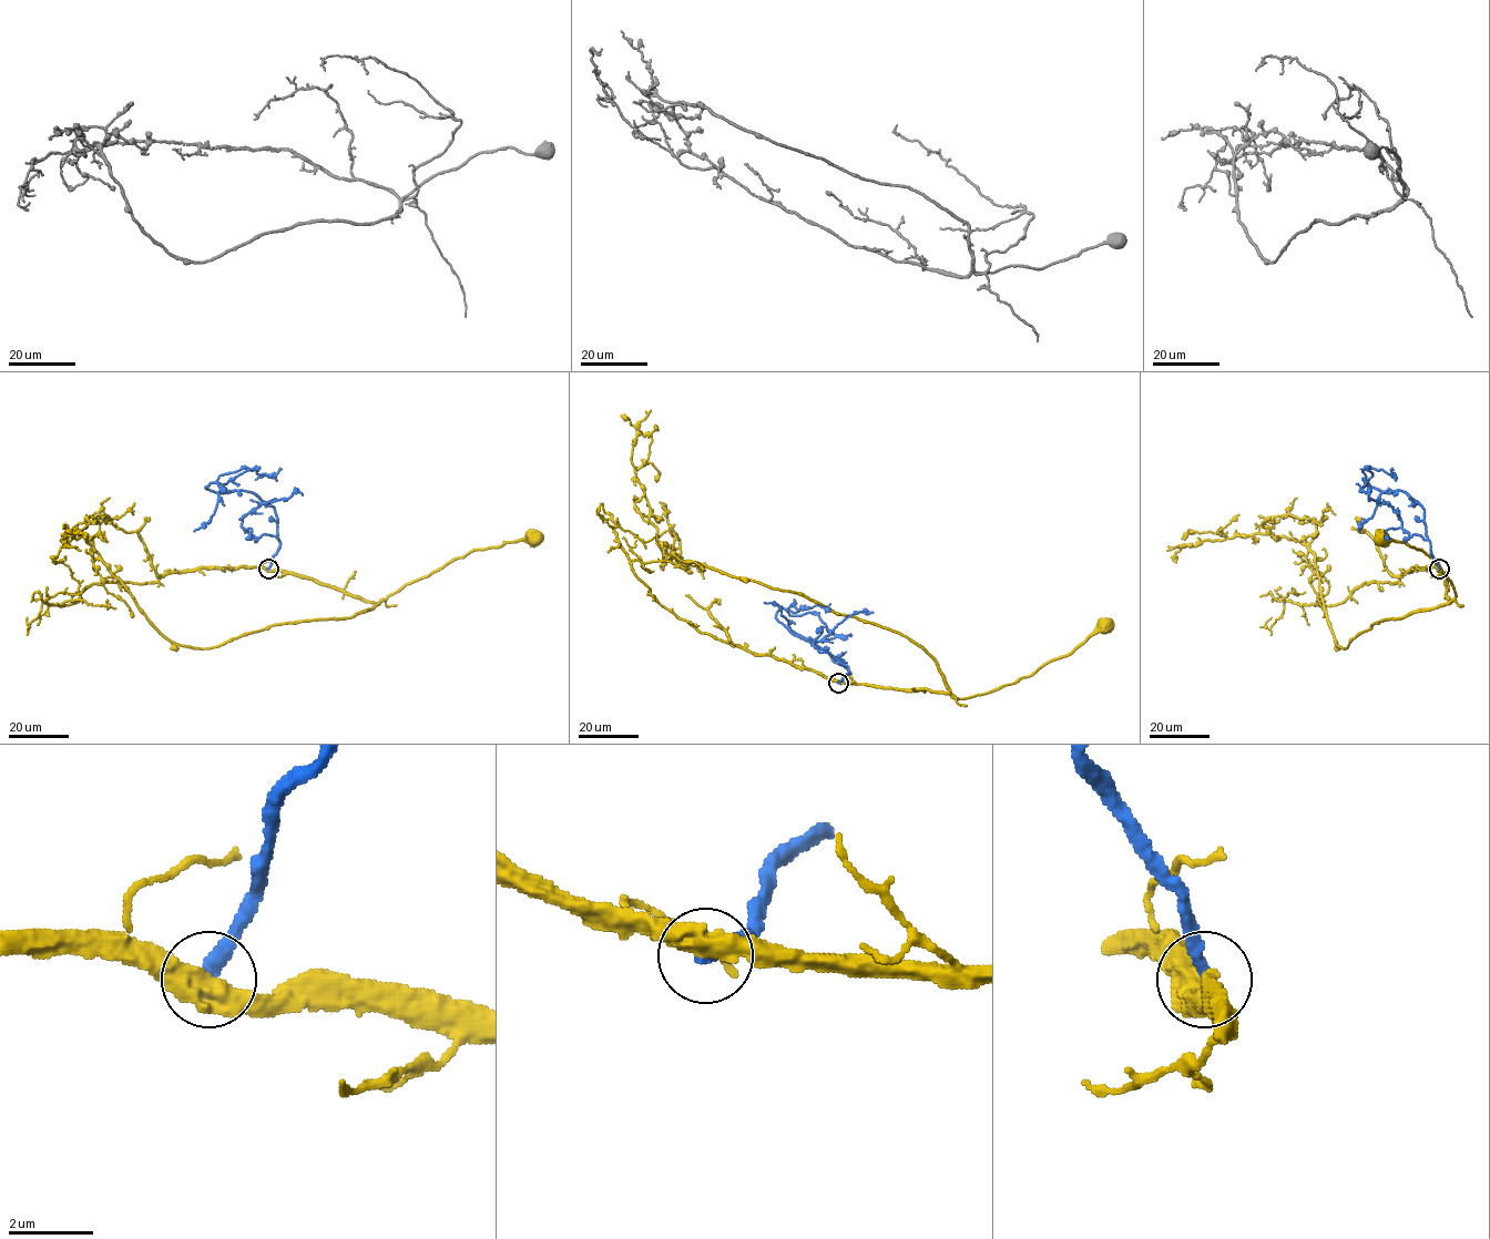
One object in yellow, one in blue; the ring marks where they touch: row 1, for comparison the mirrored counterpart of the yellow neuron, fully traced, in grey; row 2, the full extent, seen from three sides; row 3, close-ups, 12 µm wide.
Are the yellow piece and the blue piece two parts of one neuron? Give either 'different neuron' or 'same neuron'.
different neuron

